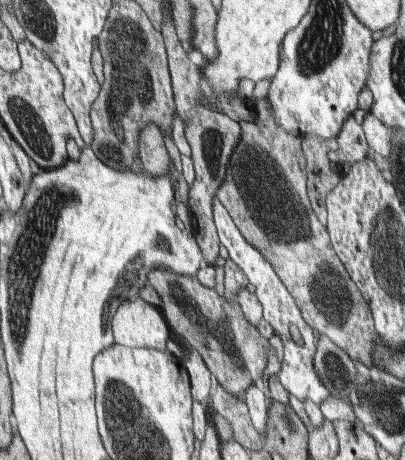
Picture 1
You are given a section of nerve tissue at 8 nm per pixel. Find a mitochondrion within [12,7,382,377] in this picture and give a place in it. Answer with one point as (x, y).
(131, 50)

